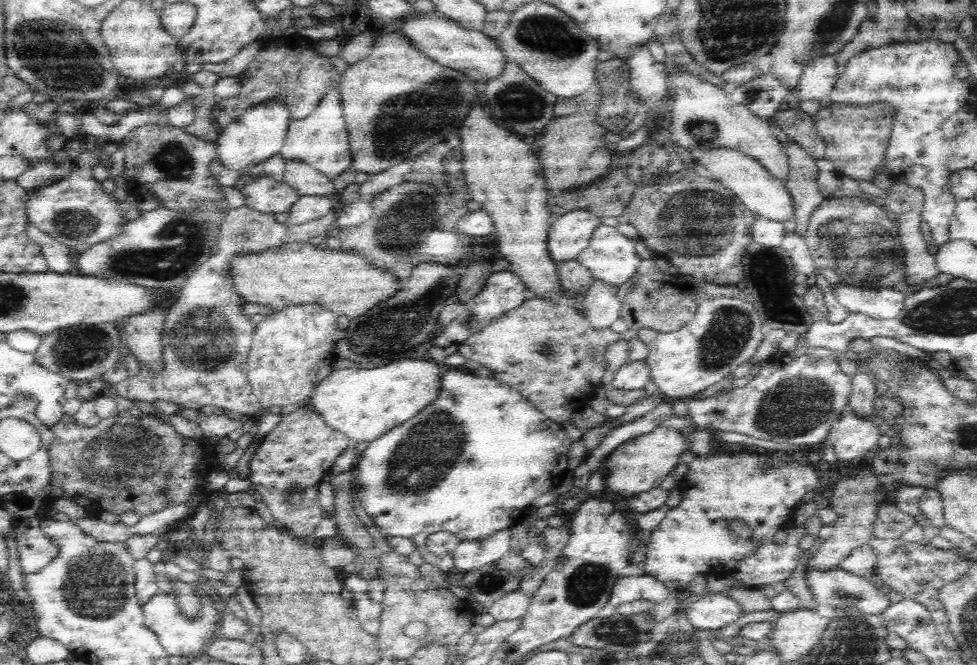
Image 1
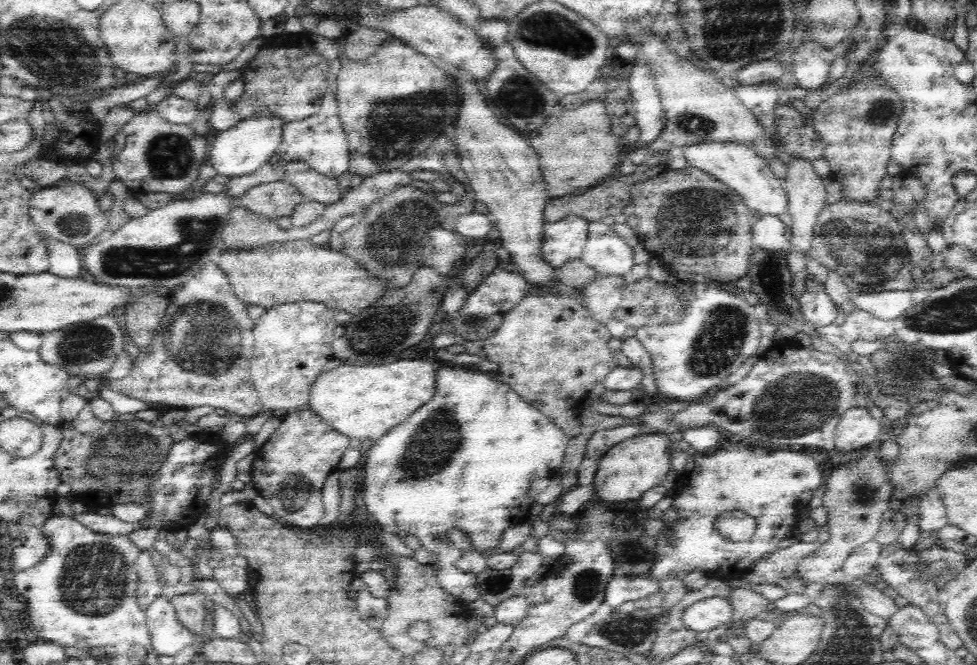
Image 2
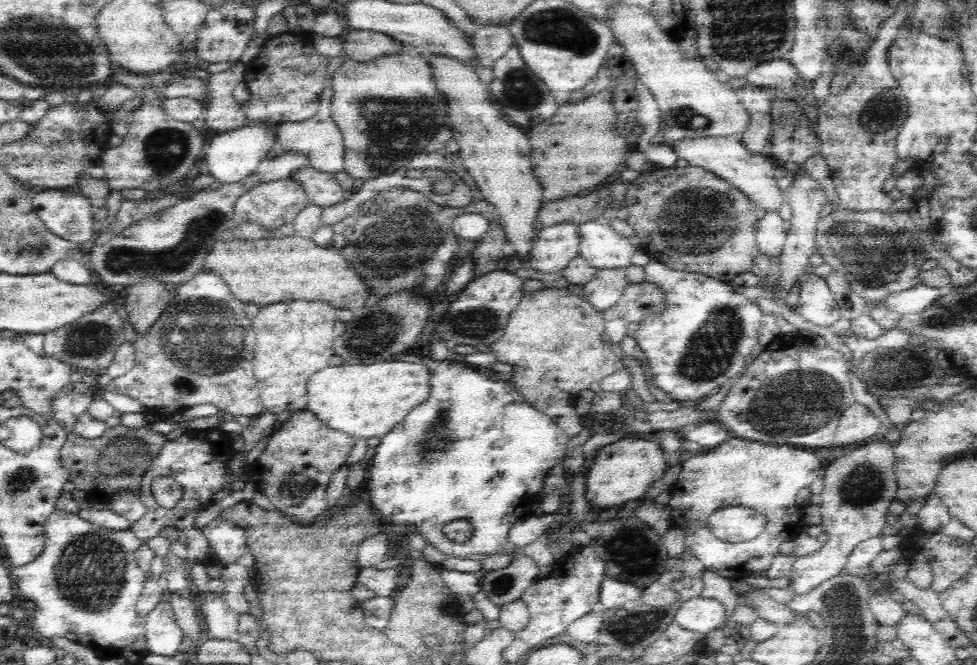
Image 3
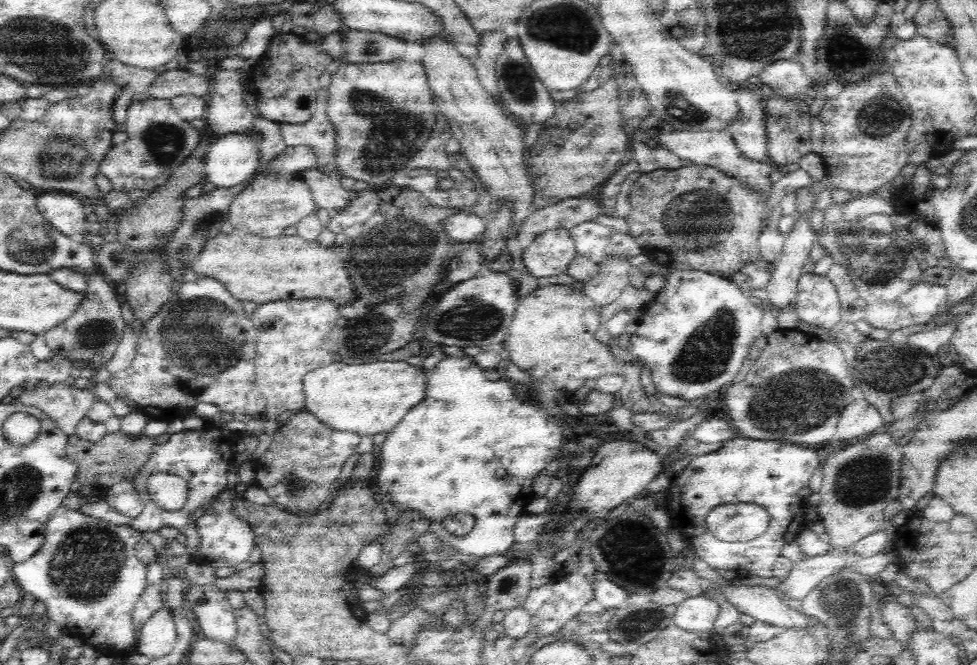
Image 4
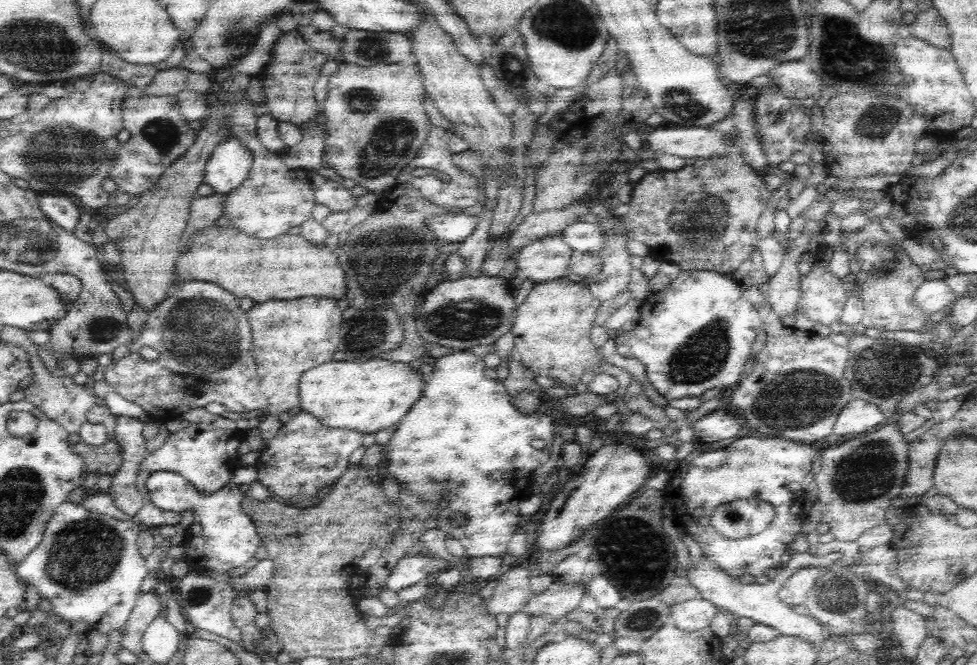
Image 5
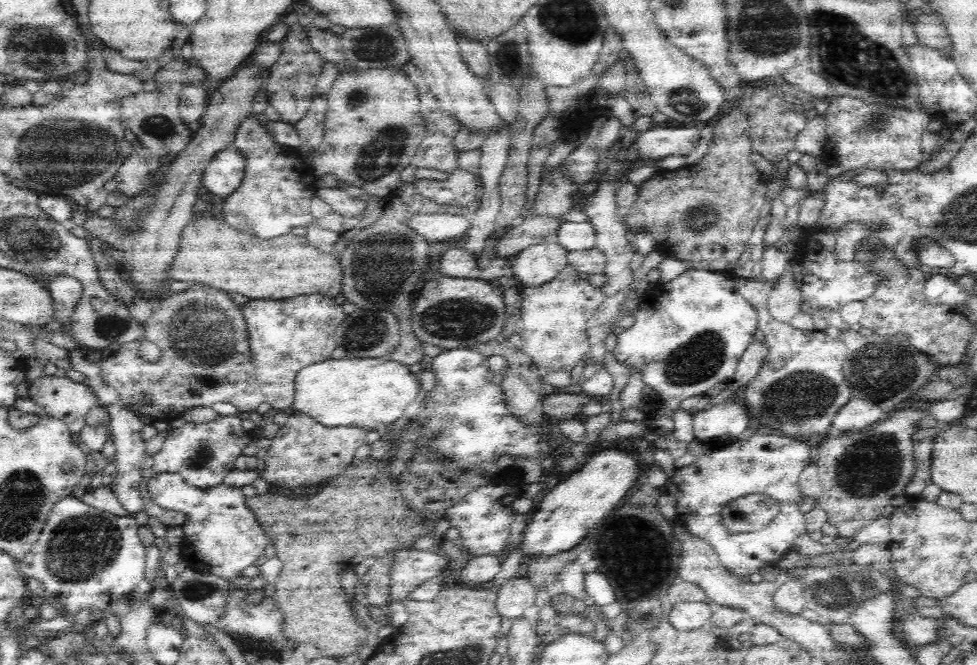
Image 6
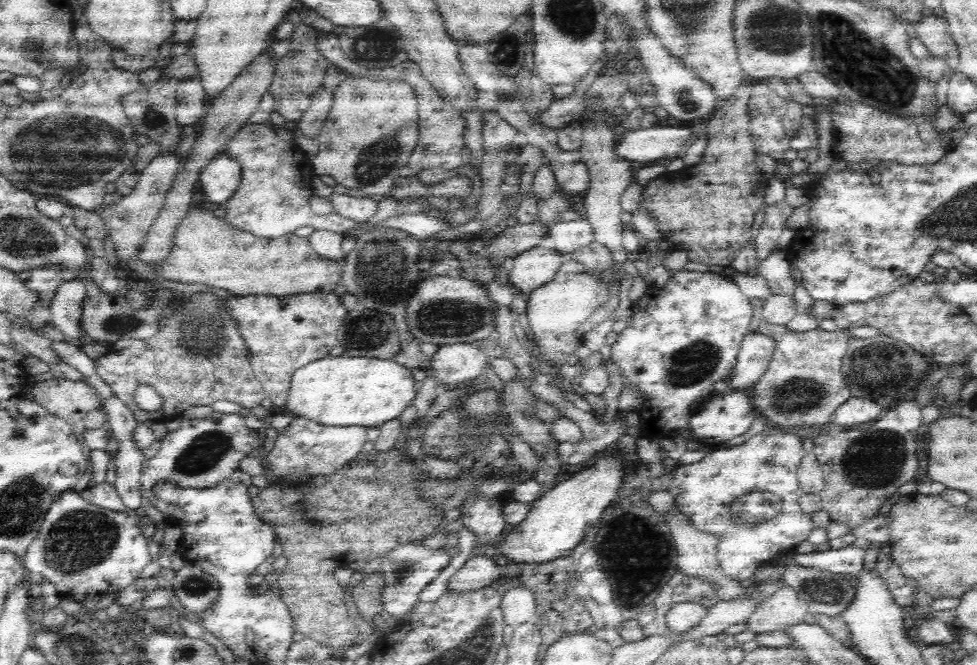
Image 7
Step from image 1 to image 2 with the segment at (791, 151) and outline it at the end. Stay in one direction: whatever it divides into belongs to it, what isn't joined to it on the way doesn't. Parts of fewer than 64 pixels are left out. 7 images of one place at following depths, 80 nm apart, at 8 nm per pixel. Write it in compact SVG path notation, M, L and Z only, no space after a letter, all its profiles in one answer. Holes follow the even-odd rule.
M796 158L788 162L787 175L783 180L783 186L787 192L788 210L791 217L792 240L788 246L784 247L787 252L786 260L788 261L788 268L792 274L802 272L806 269L804 265L804 254L809 254L810 242L813 238L813 229L816 222L816 216L820 214L820 210L826 204L826 187L821 181L821 177L816 174L814 167L812 167L811 160L805 158Z

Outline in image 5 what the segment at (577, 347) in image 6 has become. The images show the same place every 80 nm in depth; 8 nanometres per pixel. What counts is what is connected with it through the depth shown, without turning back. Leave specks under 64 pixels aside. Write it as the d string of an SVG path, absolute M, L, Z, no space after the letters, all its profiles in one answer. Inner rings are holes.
M564 277L553 281L540 282L527 292L527 298L515 308L515 316L510 333L513 334L514 358L534 376L546 376L554 381L550 387L575 388L584 373L602 373L602 366L607 362L603 349L598 348L591 339L591 330L595 327L597 310L601 302L592 296L587 286L565 280Z

